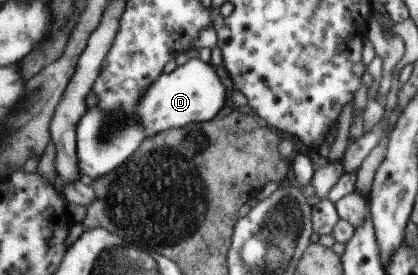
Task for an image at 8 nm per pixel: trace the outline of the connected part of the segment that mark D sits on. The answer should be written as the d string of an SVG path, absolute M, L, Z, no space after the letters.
M191 58L173 72L162 72L158 79L147 87L135 109L146 135L152 137L154 134L180 128L194 121L210 121L216 114L220 114L226 101L226 92L210 63L200 58Z

